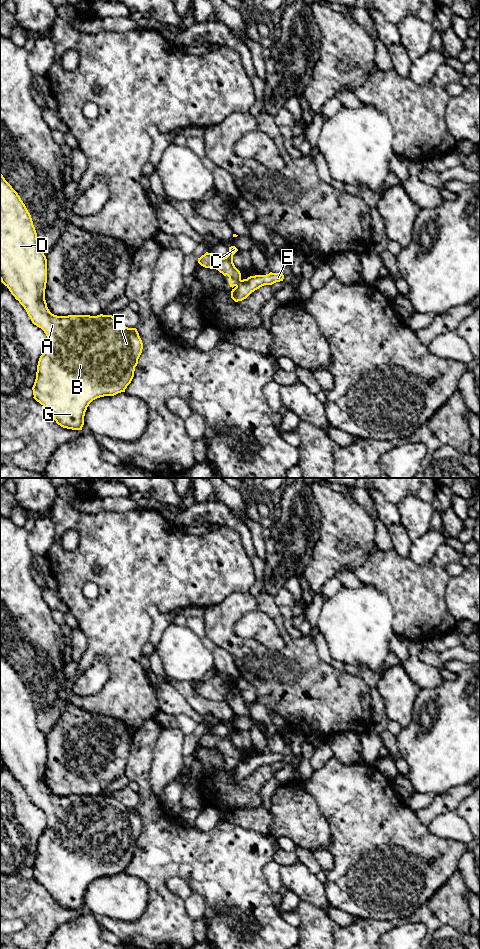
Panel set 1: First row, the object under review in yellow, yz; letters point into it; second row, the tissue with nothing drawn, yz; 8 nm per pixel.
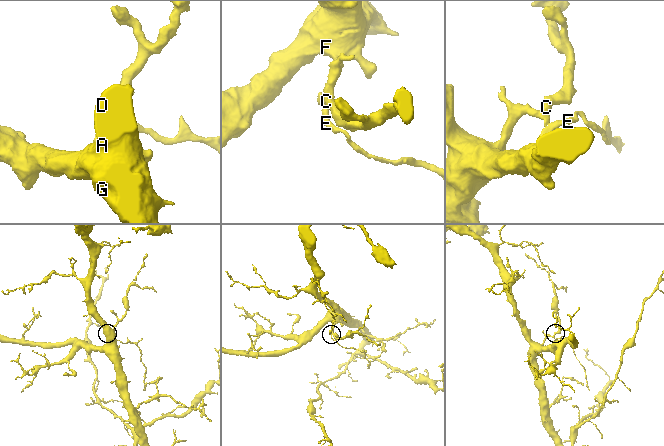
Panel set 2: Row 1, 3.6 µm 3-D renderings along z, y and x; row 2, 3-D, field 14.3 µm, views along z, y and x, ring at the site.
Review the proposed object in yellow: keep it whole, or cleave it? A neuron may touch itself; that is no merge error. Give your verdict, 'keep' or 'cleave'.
cleave

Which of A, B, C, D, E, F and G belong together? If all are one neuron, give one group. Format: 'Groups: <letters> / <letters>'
Groups: A B C D F G / E

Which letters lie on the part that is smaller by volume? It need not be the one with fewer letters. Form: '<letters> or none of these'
E

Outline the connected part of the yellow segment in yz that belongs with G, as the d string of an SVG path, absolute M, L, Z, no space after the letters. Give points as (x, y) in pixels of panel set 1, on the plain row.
M0 653L0 760L24 787L32 803L47 816L47 827L40 836L36 859L32 867L34 879L43 885L58 905L72 910L82 910L89 884L100 877L125 872L134 857L135 847L142 833L143 823L136 808L128 808L112 795L52 794L45 780L47 739L38 727L38 719L30 693L18 673Z

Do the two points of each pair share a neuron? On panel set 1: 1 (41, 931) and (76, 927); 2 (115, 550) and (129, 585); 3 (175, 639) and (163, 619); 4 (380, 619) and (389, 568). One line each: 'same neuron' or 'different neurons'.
1: different neurons
2: same neuron
3: different neurons
4: different neurons

